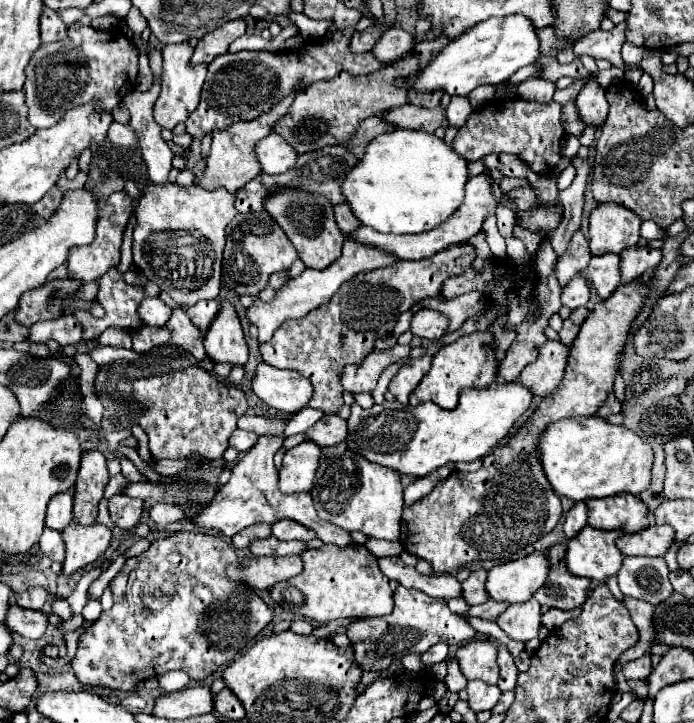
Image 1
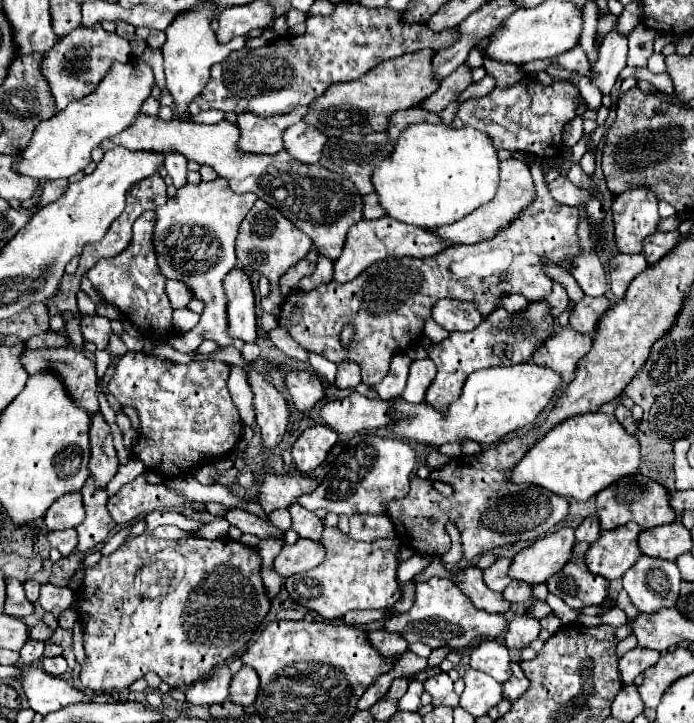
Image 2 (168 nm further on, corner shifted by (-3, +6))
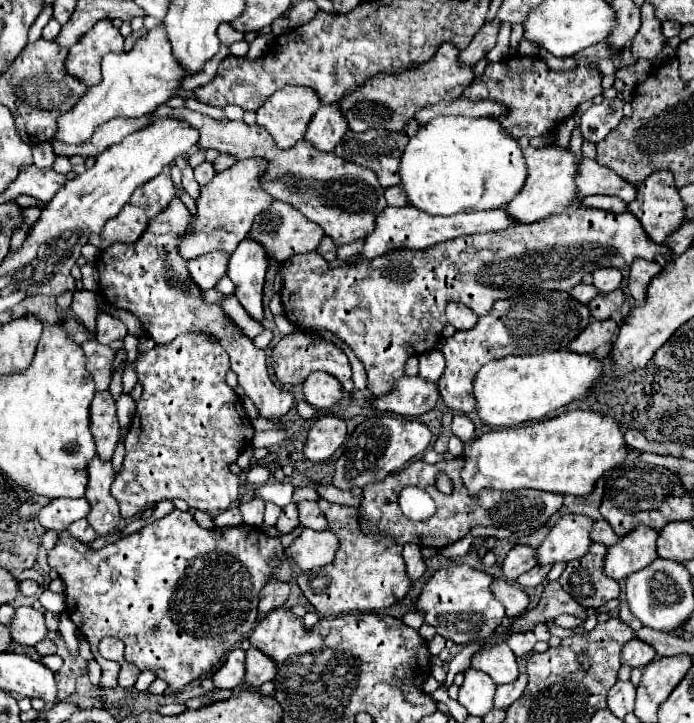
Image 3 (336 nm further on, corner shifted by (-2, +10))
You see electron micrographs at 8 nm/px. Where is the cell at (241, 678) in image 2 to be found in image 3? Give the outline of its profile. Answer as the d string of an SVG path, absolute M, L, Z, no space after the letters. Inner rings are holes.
M250 648L246 650L246 676L244 676L244 684L254 690L258 686L262 686L264 682L274 678L274 662L270 662L270 658L266 658L266 654Z

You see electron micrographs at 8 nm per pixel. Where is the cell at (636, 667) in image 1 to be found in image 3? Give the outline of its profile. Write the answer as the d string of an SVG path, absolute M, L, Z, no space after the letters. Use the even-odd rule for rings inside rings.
M632 638L622 650L622 664L630 668L642 668L654 658L656 658L656 650L652 646L646 646L646 642L638 638Z

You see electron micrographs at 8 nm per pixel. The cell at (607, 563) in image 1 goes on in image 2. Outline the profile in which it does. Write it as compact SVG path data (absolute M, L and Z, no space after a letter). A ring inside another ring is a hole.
M635 522L617 530L603 530L601 538L591 544L587 552L587 568L607 580L621 578L625 570L629 570L643 556L637 544L641 530L643 528Z

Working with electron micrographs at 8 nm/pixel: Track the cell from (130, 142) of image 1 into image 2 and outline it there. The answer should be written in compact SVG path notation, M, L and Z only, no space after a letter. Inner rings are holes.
M141 114L133 126L123 130L109 140L111 144L121 144L127 150L155 150L155 152L179 152L187 160L211 166L221 178L231 182L235 192L253 192L267 204L275 206L283 216L287 216L299 230L303 230L315 244L321 256L339 258L347 230L363 220L363 196L355 186L321 164L303 164L291 158L291 154L279 152L273 156L265 154L239 154L239 128L227 120L219 124L197 124L191 120L161 120L157 116Z

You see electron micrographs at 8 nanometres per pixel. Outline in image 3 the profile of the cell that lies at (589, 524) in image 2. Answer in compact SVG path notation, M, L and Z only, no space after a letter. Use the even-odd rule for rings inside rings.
M606 520L594 522L590 538L592 538L592 542L602 542L606 546L612 546L614 542L618 542L618 536L614 534L614 530L610 530L610 524Z

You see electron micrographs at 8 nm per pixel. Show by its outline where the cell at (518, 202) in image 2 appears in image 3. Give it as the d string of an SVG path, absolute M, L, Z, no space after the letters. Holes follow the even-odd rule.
M528 146L524 150L524 162L526 162L526 170L528 170L526 182L524 182L522 190L518 192L518 196L504 206L504 212L510 218L514 218L514 222L530 224L538 218L546 218L550 214L562 212L566 206L570 206L570 202L574 202L574 198L576 198L574 176L576 176L578 160L574 160L568 154L568 148L560 148L560 146L532 148L532 146Z

